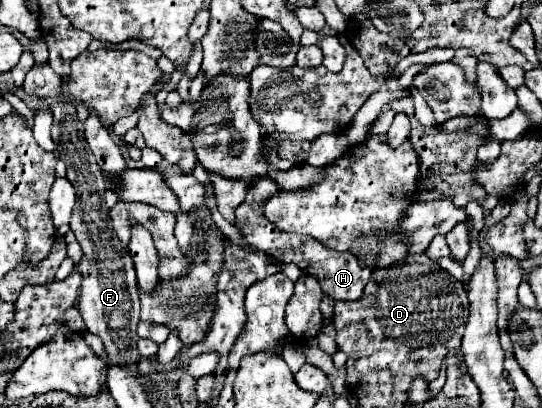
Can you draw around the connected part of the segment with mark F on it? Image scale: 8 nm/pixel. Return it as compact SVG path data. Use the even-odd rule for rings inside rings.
M35 65L25 79L23 89L29 95L35 95L47 103L47 107L53 111L53 129L51 139L61 153L63 163L67 165L67 179L75 187L75 207L71 215L71 231L75 233L81 249L83 259L77 265L77 273L83 275L81 291L79 291L79 313L85 321L85 327L89 333L101 337L101 341L107 347L109 359L125 355L125 341L137 341L137 323L139 323L139 295L137 295L137 279L135 279L135 267L129 251L119 241L117 233L113 231L113 225L109 223L109 207L105 205L105 191L107 181L103 177L103 171L97 167L93 153L89 151L89 145L83 135L83 123L77 117L73 101L63 93L61 89L63 81L61 77L49 67L49 65Z

